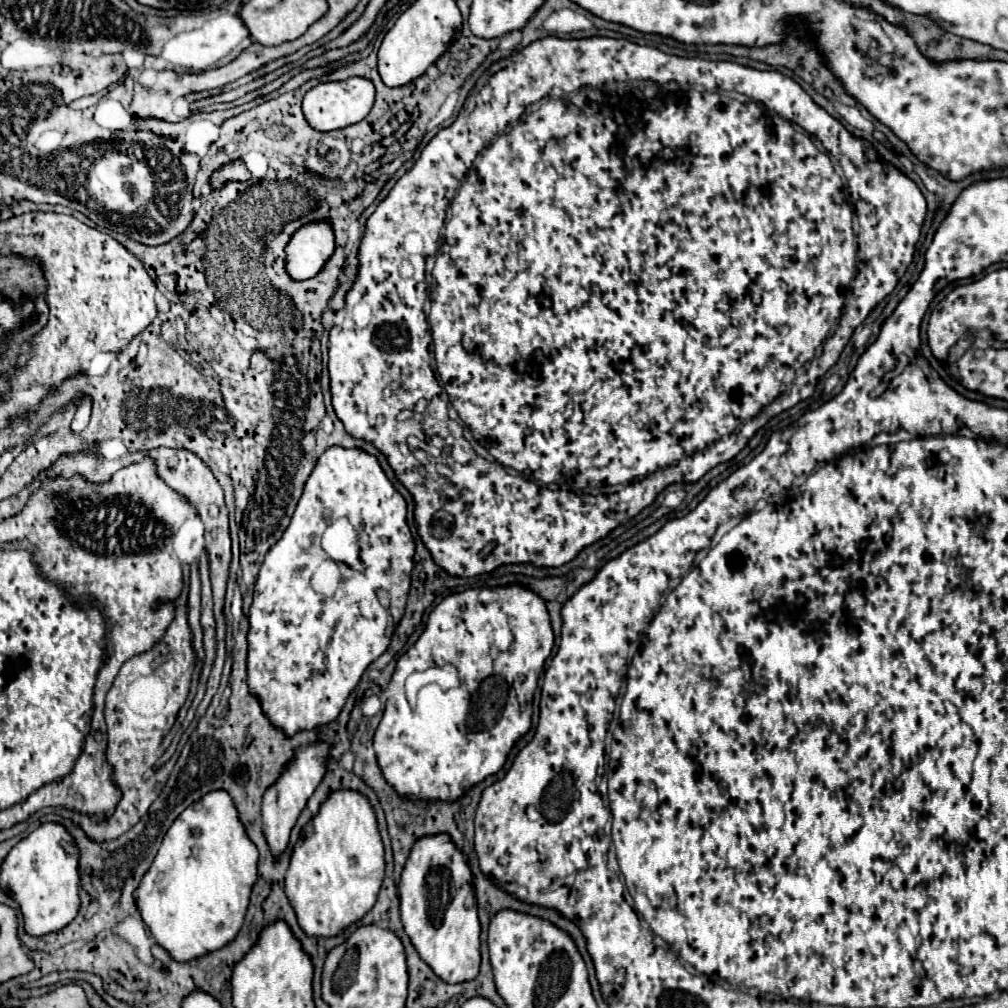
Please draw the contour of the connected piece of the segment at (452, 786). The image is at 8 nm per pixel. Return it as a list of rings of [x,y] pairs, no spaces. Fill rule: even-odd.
[[[511,584],[499,588],[499,600],[493,604],[481,604],[477,590],[463,590],[445,596],[429,614],[427,626],[419,640],[397,660],[393,678],[385,690],[387,702],[373,738],[377,762],[387,782],[407,798],[425,800],[453,800],[465,792],[463,782],[477,784],[491,774],[497,774],[513,744],[531,728],[531,710],[521,710],[523,704],[531,704],[537,688],[539,674],[545,660],[551,656],[555,634],[551,628],[549,610],[545,600],[523,584]],[[451,664],[459,672],[461,686],[453,690],[439,690],[439,704],[411,708],[405,696],[405,680],[409,674],[427,670],[431,666]]]

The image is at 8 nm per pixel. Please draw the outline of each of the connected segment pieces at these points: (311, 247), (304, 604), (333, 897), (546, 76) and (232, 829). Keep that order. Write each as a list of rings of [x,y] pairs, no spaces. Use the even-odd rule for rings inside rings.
[[[327,222],[305,224],[291,238],[287,252],[287,270],[293,280],[305,280],[317,274],[325,260],[333,254],[333,230]]]
[[[331,446],[325,450],[317,460],[313,474],[307,478],[291,524],[261,564],[249,612],[247,684],[271,722],[281,726],[285,734],[297,734],[335,720],[365,668],[387,650],[393,630],[405,610],[414,554],[415,540],[407,524],[405,498],[385,476],[379,460],[359,448]],[[341,514],[353,518],[353,526],[361,526],[361,562],[365,562],[365,570],[361,574],[349,574],[347,580],[339,584],[333,598],[327,598],[311,586],[311,574],[323,562],[323,550],[317,546],[317,538],[321,538],[321,530]]]
[[[337,790],[327,796],[319,812],[303,826],[301,838],[293,848],[291,862],[285,874],[285,892],[297,914],[299,926],[309,936],[337,936],[347,926],[363,918],[375,904],[377,892],[383,884],[385,860],[383,860],[383,842],[377,830],[375,812],[365,794],[359,790]]]
[[[545,36],[527,48],[517,50],[517,54],[503,58],[497,70],[501,74],[497,100],[493,100],[493,72],[485,72],[481,76],[479,114],[459,114],[449,128],[443,128],[425,146],[415,166],[401,176],[389,196],[377,206],[375,214],[369,216],[359,248],[359,276],[345,298],[345,318],[341,324],[335,324],[329,334],[329,378],[335,414],[353,438],[375,444],[375,448],[387,456],[397,478],[415,498],[419,536],[433,560],[451,576],[477,576],[491,572],[501,564],[515,562],[533,562],[547,568],[561,566],[573,560],[585,546],[639,514],[665,486],[683,480],[697,482],[713,466],[737,456],[747,440],[775,414],[793,408],[813,394],[819,376],[837,362],[853,330],[905,274],[913,260],[915,242],[919,240],[927,212],[923,192],[911,178],[893,164],[881,160],[871,144],[851,136],[839,120],[819,108],[797,82],[781,72],[761,72],[735,62],[671,56],[651,46],[601,36],[581,40]],[[733,90],[753,102],[739,102],[719,94]],[[829,154],[833,154],[841,166],[847,190],[843,188],[843,180],[835,172]],[[449,206],[451,220],[445,224]],[[853,212],[859,222],[857,264],[855,236],[851,238]],[[435,252],[437,262],[431,282],[433,306],[427,324],[423,312],[427,296],[425,260]],[[853,276],[853,298],[843,306]],[[431,334],[443,390],[449,394],[459,418],[471,428],[473,438],[495,458],[495,464],[493,460],[481,458],[464,438],[460,424],[450,420],[449,431],[453,436],[450,454],[455,465],[451,468],[449,494],[443,490],[443,484],[435,484],[425,476],[425,468],[413,454],[403,454],[399,448],[399,444],[407,442],[411,432],[423,432],[423,424],[413,422],[413,426],[405,426],[405,422],[397,422],[397,414],[405,408],[413,408],[421,398],[427,402],[441,400],[441,386],[431,358]],[[819,346],[823,348],[821,352],[817,352]],[[437,510],[447,510],[455,516],[455,528],[447,540],[435,538],[429,530],[431,516]]]
[[[213,790],[185,808],[167,830],[161,848],[135,894],[143,922],[149,926],[157,944],[179,962],[187,962],[189,958],[219,950],[225,942],[231,942],[243,926],[251,886],[257,880],[257,858],[259,850],[249,840],[239,812],[225,790]]]

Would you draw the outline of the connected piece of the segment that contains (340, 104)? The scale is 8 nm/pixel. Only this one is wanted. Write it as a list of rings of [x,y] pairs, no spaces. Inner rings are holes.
[[[347,78],[341,82],[321,82],[305,94],[303,114],[313,128],[317,128],[321,132],[329,132],[329,130],[337,130],[337,128],[345,128],[345,126],[361,122],[369,114],[373,102],[375,102],[375,88],[373,88],[373,82],[367,78]]]

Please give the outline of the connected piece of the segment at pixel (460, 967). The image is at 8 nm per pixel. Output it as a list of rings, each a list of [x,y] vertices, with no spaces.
[[[435,834],[435,836],[421,836],[407,858],[407,864],[401,874],[399,882],[399,900],[401,900],[401,920],[405,926],[407,936],[411,938],[413,946],[429,962],[433,972],[443,978],[445,982],[465,982],[473,980],[479,974],[479,918],[477,918],[477,904],[469,906],[469,898],[473,894],[471,884],[471,870],[463,856],[463,852],[453,844],[449,834]]]

